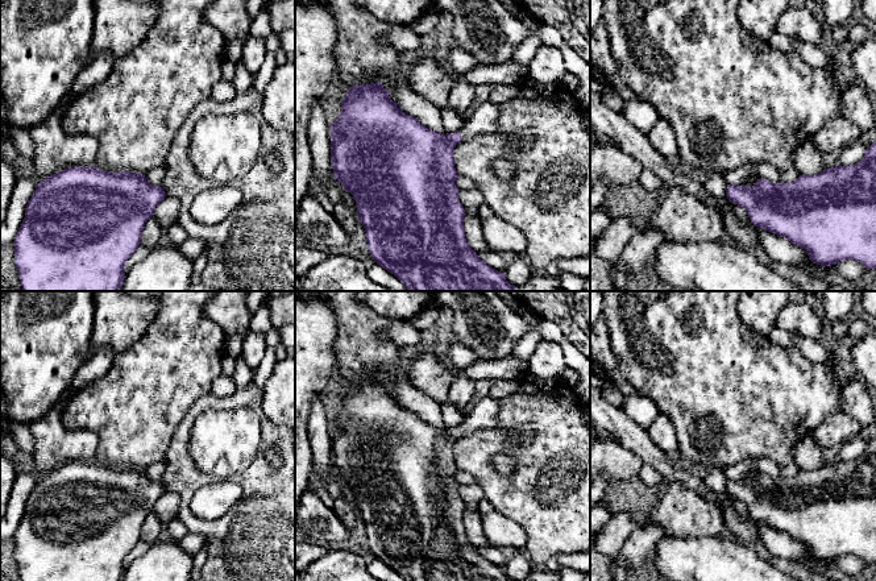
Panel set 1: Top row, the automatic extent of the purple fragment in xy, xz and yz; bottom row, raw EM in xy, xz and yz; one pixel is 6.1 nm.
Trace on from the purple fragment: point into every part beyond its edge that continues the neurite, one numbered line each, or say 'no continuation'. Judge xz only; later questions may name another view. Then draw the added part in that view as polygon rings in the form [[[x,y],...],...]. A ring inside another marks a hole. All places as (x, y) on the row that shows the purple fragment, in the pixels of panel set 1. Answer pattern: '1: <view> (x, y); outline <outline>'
1: xz (484, 120); outline [[[490,101],[482,103],[458,130],[461,140],[466,141],[481,134],[495,133],[498,116],[499,104]]]

